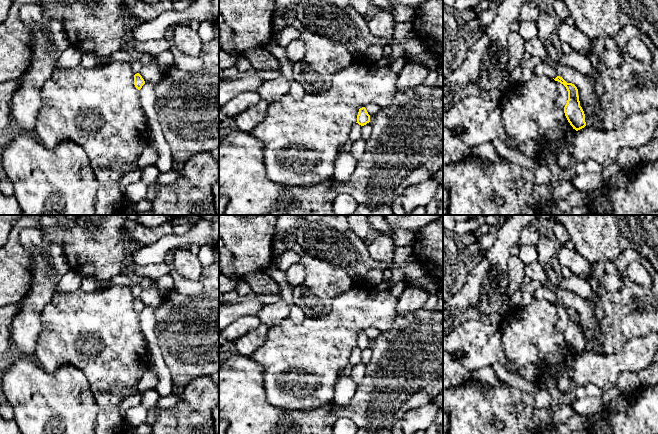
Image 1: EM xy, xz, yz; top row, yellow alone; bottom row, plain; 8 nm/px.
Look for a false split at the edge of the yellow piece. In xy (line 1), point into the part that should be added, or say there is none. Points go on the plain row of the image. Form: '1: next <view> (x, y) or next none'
1: next none

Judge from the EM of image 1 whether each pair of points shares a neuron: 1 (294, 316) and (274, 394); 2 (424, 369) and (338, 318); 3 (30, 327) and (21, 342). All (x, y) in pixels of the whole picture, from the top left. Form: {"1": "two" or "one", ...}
{"1": "two", "2": "two", "3": "one"}

